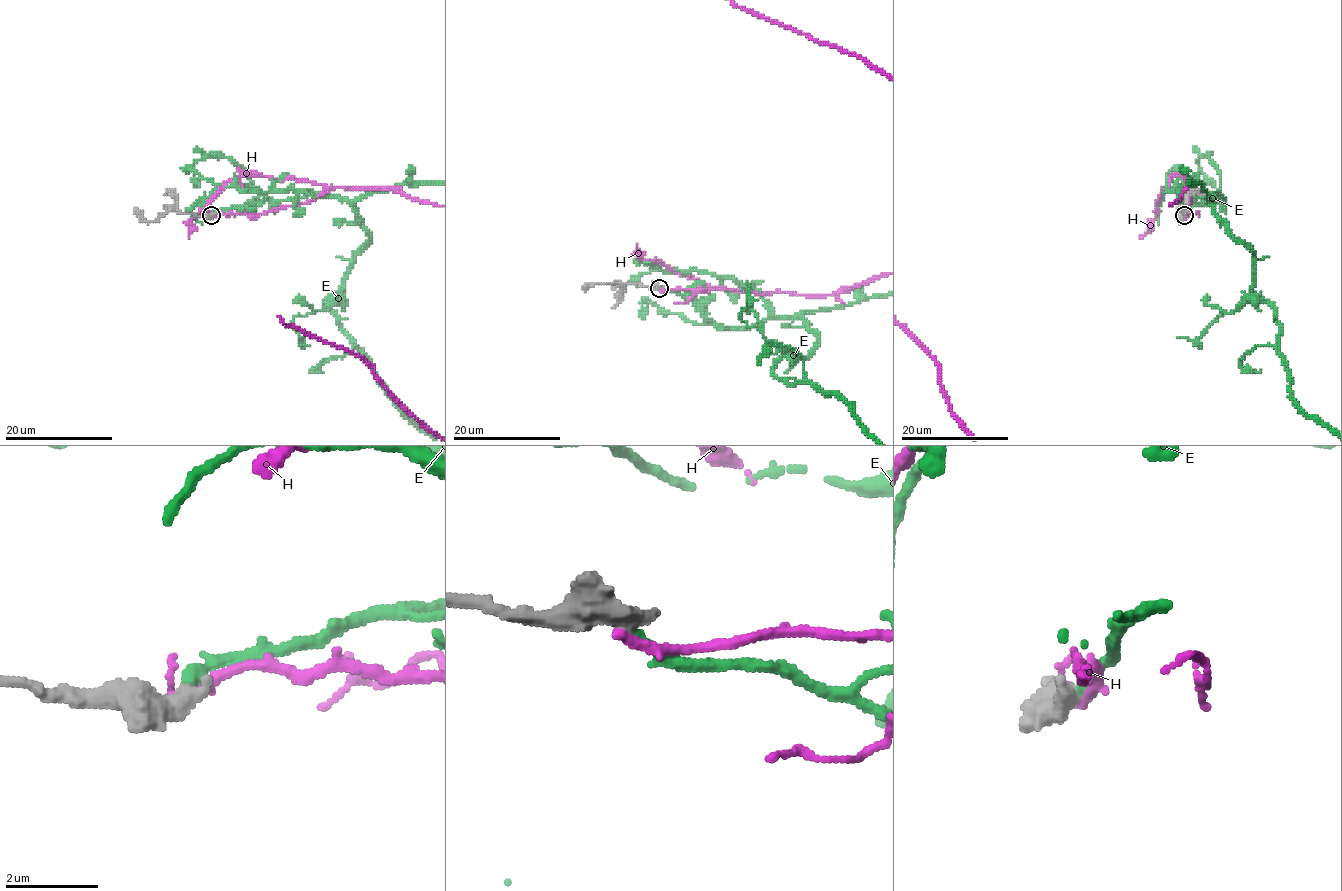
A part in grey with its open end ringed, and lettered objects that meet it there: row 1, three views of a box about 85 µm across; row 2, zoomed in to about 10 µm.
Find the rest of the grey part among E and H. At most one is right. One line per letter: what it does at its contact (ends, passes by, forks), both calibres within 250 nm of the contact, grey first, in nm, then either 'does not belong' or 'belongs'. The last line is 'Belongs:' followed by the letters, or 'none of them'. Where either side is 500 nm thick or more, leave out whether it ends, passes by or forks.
E: 600 nm thick on the grey side, 260 nm on the other; belongs
H: 600 nm thick on the grey side, 240 nm on the other; does not belong
Belongs: E

